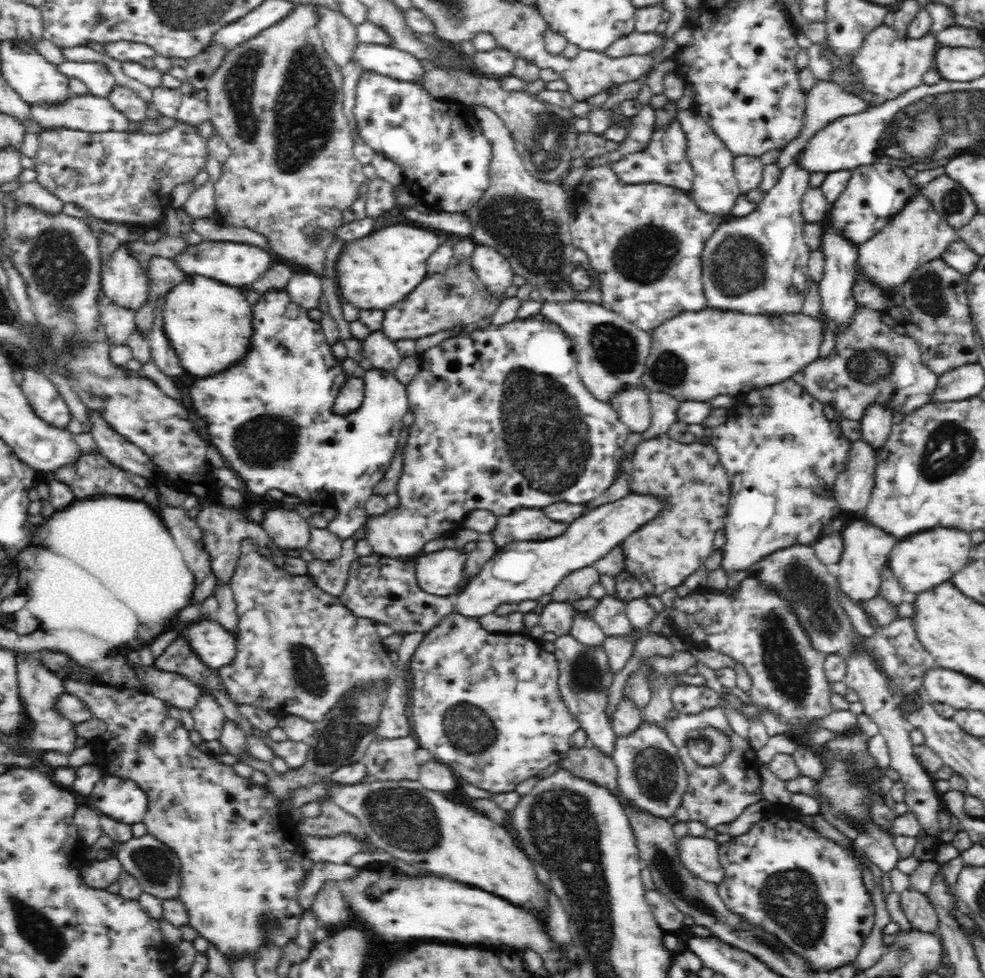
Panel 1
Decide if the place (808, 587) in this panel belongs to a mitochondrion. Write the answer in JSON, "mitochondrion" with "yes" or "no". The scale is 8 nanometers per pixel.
{"mitochondrion":"yes"}

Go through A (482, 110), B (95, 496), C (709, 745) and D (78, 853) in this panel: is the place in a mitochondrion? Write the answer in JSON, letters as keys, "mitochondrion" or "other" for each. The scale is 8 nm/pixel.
{"A":"other","B":"other","C":"mitochondrion","D":"other"}

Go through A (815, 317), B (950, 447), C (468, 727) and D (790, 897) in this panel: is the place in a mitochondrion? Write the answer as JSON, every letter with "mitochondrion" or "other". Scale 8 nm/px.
{"A":"other","B":"mitochondrion","C":"mitochondrion","D":"mitochondrion"}

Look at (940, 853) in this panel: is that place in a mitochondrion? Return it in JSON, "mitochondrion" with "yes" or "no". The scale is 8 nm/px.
{"mitochondrion":"no"}

